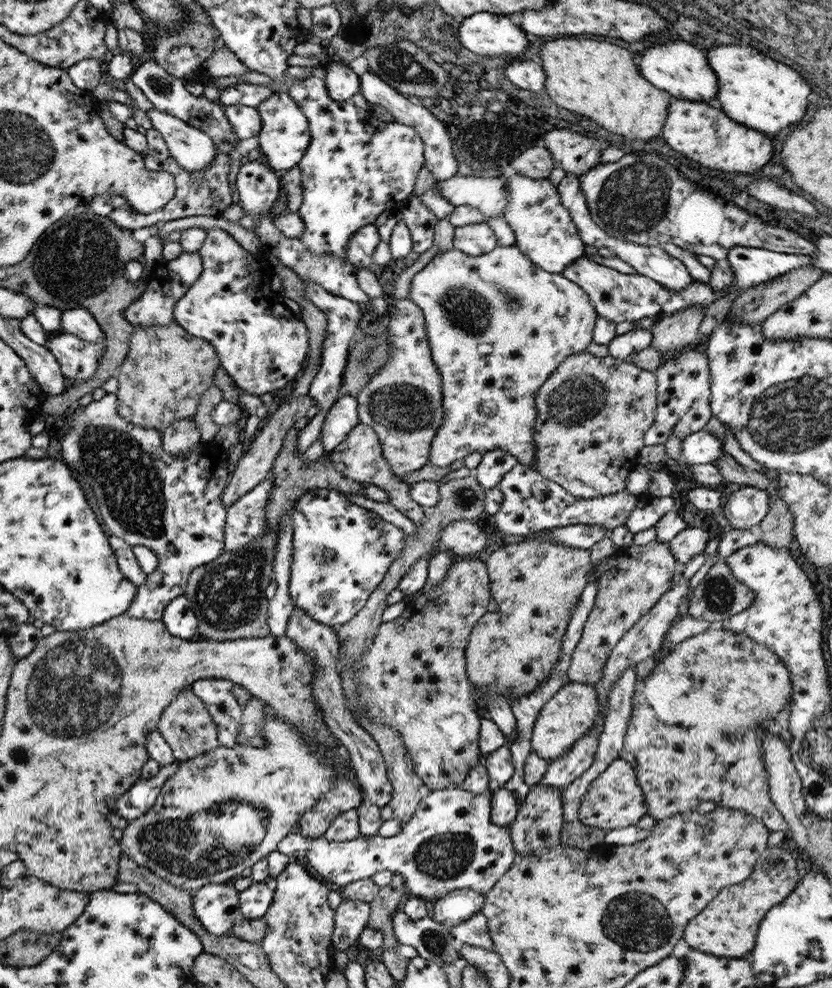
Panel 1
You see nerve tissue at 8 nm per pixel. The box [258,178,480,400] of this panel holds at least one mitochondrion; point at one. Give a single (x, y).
(366, 356)

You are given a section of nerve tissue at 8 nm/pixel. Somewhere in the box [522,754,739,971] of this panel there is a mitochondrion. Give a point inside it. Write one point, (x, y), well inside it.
(636, 920)

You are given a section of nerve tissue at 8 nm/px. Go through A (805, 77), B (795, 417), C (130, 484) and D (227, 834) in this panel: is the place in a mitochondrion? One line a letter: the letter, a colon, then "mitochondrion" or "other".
A: other
B: mitochondrion
C: mitochondrion
D: mitochondrion

